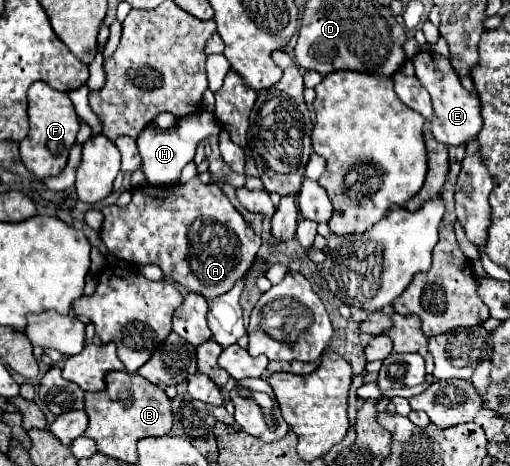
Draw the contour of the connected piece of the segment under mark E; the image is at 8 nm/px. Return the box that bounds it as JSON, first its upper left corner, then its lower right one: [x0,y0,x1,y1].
[412,50,482,146]

